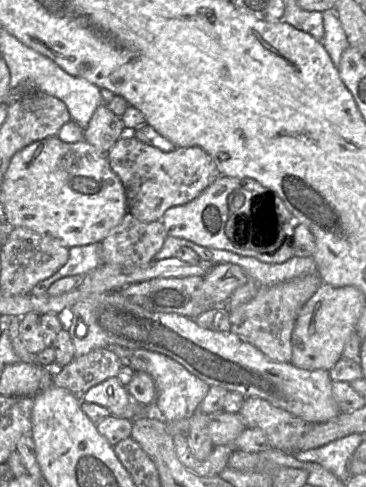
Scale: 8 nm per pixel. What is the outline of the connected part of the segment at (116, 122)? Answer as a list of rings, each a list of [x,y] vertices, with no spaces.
[[[104,103],[95,110],[84,131],[84,140],[100,153],[107,154],[123,134],[125,126],[121,117],[114,114]]]

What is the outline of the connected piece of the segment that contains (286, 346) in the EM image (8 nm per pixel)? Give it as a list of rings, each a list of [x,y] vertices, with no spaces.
[[[314,273],[301,275],[273,286],[259,287],[255,296],[248,302],[229,309],[230,332],[237,334],[274,361],[291,362],[291,338],[297,317],[321,283],[319,275]]]

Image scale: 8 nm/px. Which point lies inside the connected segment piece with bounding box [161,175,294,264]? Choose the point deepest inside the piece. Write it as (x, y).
(202, 221)

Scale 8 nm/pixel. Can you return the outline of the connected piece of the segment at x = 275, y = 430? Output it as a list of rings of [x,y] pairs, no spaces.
[[[258,397],[246,398],[238,413],[246,427],[259,428],[265,432],[273,448],[293,455],[297,452],[297,443],[306,427],[306,422],[301,418]]]

